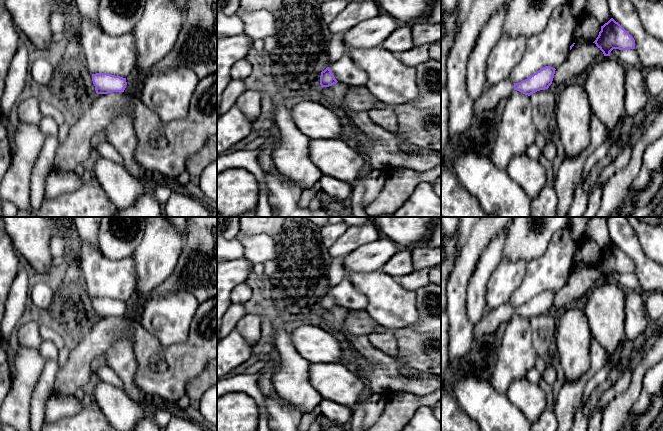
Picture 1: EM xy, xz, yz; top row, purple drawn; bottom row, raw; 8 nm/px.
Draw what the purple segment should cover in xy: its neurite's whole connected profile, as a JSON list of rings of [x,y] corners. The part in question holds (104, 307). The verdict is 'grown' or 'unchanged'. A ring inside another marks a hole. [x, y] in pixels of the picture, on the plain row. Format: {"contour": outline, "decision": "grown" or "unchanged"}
{"contour": [[[107,297],[92,298],[92,305],[97,318],[121,317],[127,309],[126,302]]], "decision": "unchanged"}

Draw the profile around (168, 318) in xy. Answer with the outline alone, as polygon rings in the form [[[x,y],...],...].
[[[177,291],[155,297],[145,304],[140,322],[162,346],[152,360],[155,366],[165,366],[163,352],[166,348],[187,340],[189,327],[199,304],[189,291]]]

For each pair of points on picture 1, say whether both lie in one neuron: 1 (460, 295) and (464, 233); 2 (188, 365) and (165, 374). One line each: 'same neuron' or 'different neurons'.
1: different neurons
2: same neuron

